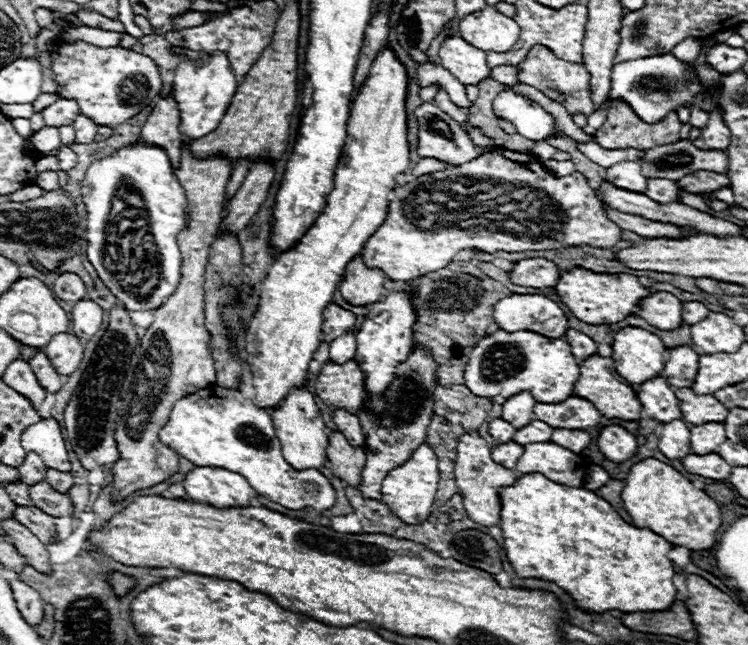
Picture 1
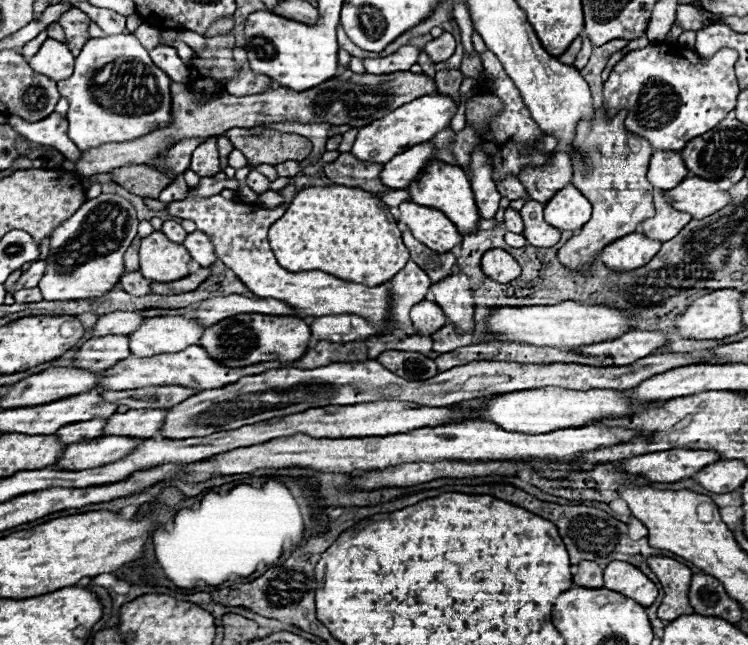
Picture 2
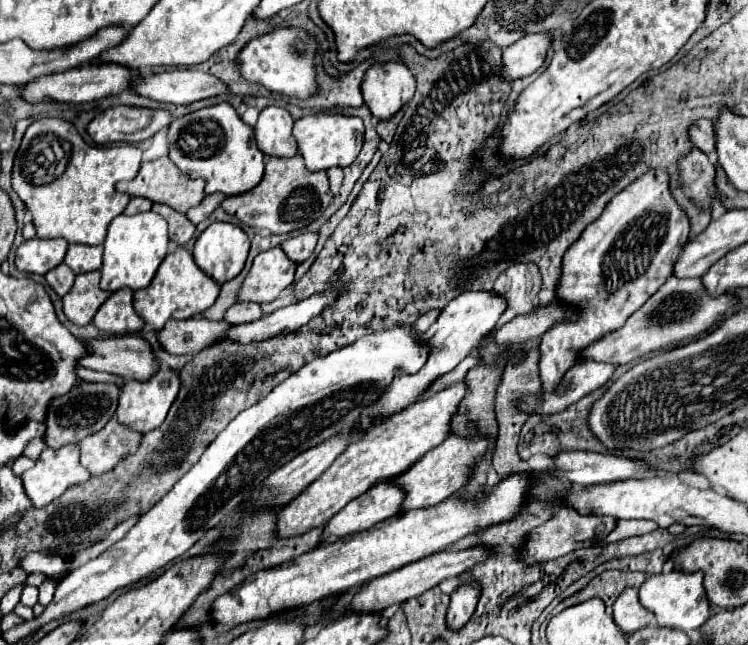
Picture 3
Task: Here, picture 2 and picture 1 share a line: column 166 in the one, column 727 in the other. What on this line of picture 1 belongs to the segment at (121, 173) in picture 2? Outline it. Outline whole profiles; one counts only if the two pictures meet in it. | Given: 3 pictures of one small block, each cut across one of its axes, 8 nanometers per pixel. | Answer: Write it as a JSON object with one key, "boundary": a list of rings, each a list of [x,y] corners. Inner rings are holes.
{"boundary":[[[692,172],[690,176],[682,176],[682,180],[676,182],[682,190],[692,192],[692,194],[702,194],[702,192],[714,192],[724,186],[730,186],[730,180],[726,174],[716,174],[716,172]]]}

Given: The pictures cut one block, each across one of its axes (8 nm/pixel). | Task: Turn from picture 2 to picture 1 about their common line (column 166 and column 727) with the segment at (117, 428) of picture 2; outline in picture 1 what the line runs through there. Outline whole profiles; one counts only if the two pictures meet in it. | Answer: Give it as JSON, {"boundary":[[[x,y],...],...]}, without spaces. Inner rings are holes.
{"boundary":[[[674,388],[682,404],[682,420],[690,424],[704,424],[704,422],[724,422],[728,410],[720,404],[714,396],[704,394],[698,396],[690,388]]]}

